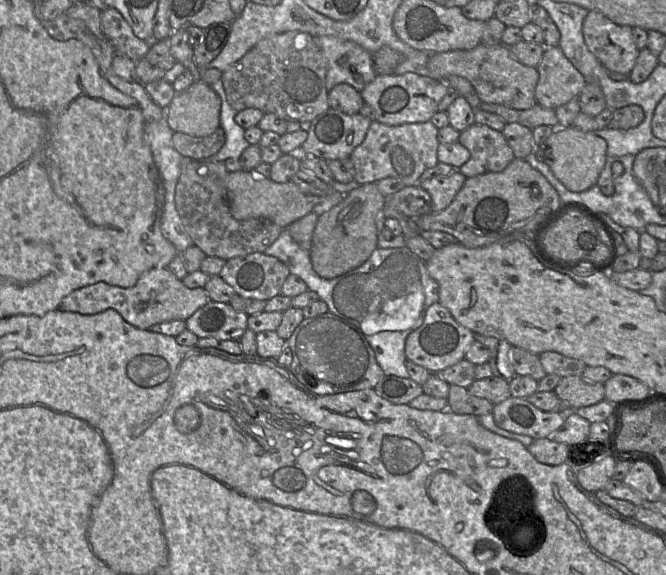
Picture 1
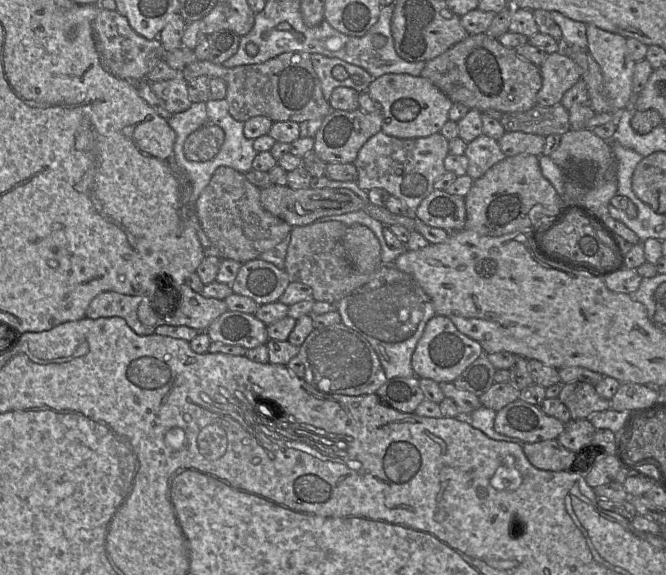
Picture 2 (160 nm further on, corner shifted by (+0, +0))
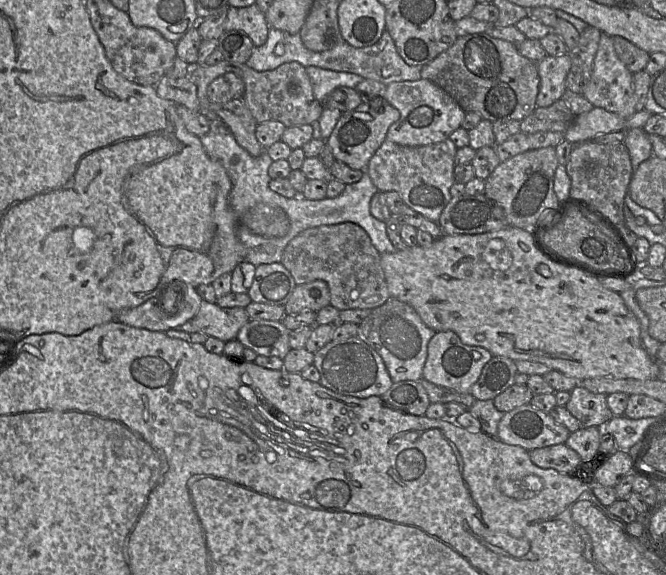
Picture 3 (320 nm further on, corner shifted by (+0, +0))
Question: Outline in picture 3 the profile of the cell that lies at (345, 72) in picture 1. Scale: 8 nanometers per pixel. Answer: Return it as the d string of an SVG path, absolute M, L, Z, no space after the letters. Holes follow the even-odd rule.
M316 66L306 67L315 98L323 104L327 97L339 87L355 88L363 77L349 72L338 72Z

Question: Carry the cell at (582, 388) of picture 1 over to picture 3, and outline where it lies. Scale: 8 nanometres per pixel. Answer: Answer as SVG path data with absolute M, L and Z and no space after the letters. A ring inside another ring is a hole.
M577 385L570 392L566 409L579 421L582 427L600 427L614 416L607 405L605 394L595 394Z

